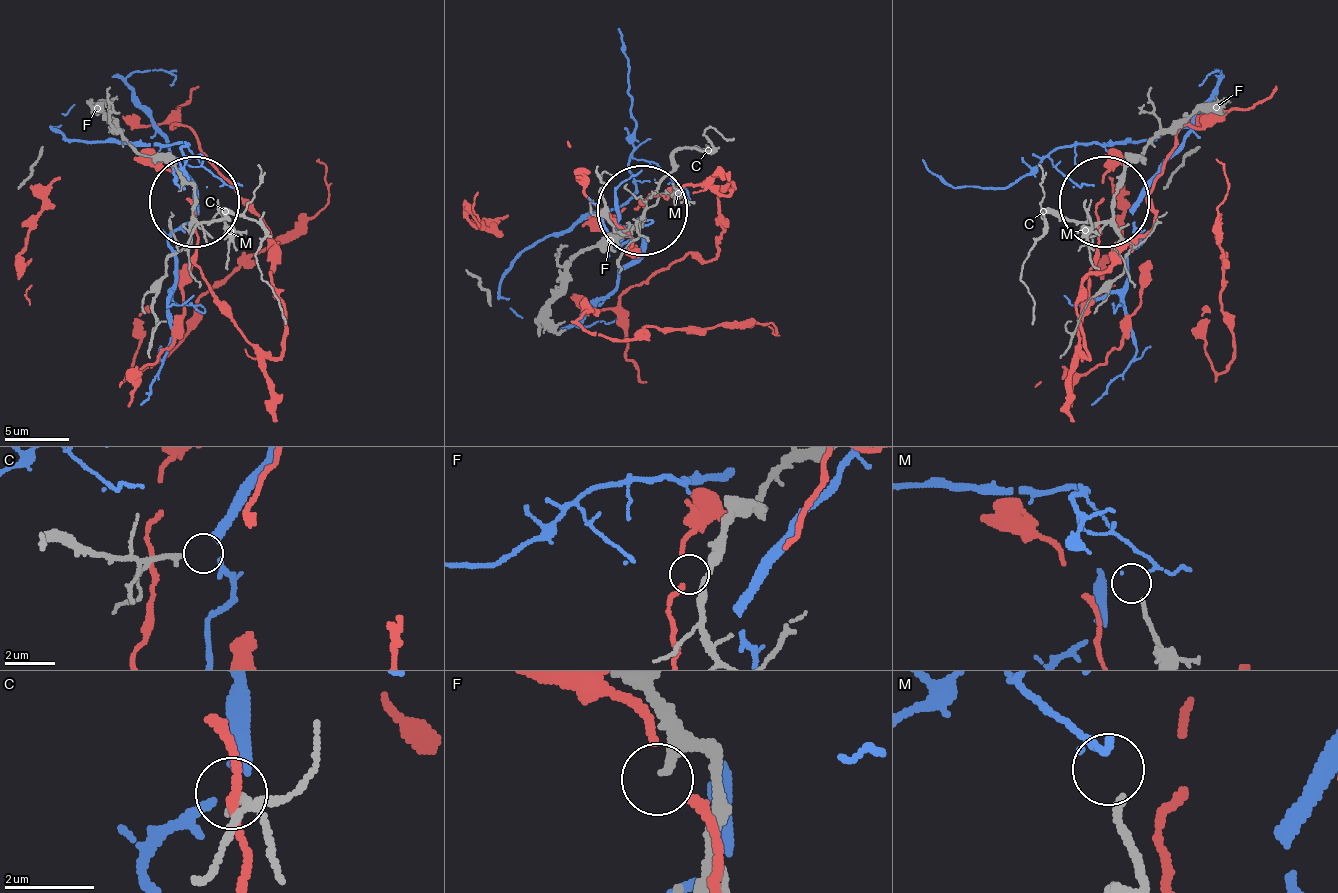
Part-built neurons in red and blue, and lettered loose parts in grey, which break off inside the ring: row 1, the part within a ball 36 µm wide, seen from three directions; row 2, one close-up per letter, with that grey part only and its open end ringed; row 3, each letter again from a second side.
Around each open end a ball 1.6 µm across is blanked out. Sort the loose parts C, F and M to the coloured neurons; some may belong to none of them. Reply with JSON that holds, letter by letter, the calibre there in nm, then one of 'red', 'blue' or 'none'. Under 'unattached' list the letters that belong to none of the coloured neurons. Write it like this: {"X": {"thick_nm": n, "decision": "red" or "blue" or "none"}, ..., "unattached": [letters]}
{"C": {"thick_nm": 220, "decision": "blue"}, "F": {"thick_nm": 180, "decision": "none"}, "M": {"thick_nm": 150, "decision": "none"}, "unattached": ["F", "M"]}

